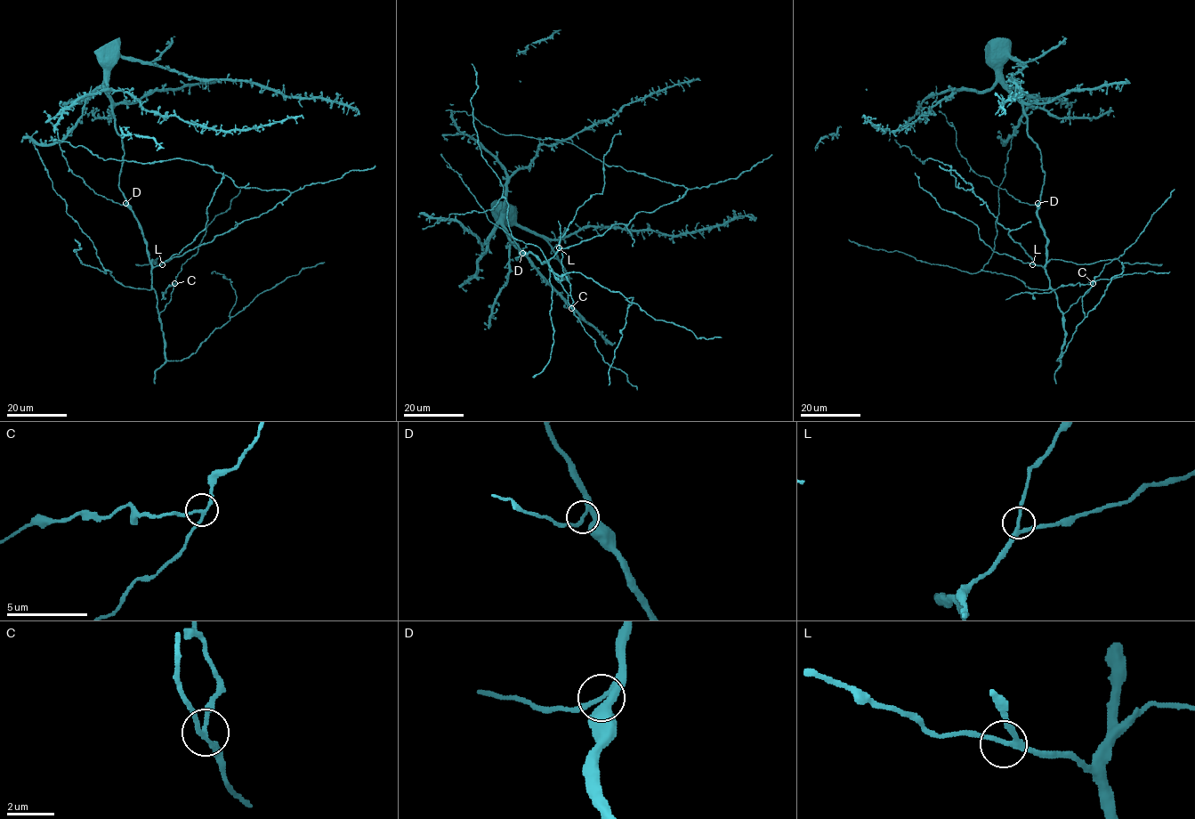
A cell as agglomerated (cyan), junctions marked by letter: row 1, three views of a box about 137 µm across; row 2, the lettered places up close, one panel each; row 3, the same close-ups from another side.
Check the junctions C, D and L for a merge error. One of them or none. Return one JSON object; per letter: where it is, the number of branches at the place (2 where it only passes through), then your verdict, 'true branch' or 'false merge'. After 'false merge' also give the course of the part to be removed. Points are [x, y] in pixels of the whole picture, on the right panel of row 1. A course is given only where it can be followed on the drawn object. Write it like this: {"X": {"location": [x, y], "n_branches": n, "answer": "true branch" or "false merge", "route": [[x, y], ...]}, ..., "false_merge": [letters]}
{"C": {"location": [1093, 283], "n_branches": 3, "answer": "false merge", "route": [[1093, 284], [1061, 285], [1049, 293], [1021, 293], [1005, 299]]}, "D": {"location": [1037, 203], "n_branches": 3, "answer": "true branch"}, "L": {"location": [1032, 264], "n_branches": 3, "answer": "true branch"}, "false_merge": ["C"]}

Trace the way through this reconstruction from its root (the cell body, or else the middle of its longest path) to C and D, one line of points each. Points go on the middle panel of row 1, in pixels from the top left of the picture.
C: (569, 247), (561, 248), (549, 260), (549, 265), (567, 293), (571, 308)
D: (569, 247), (561, 248), (545, 262), (531, 253), (521, 253)

